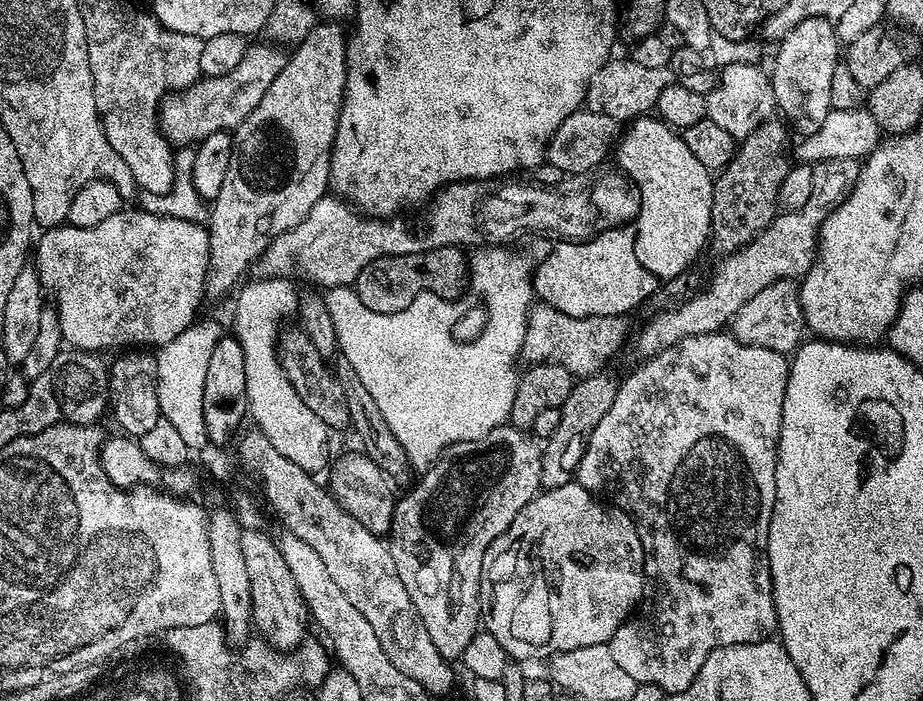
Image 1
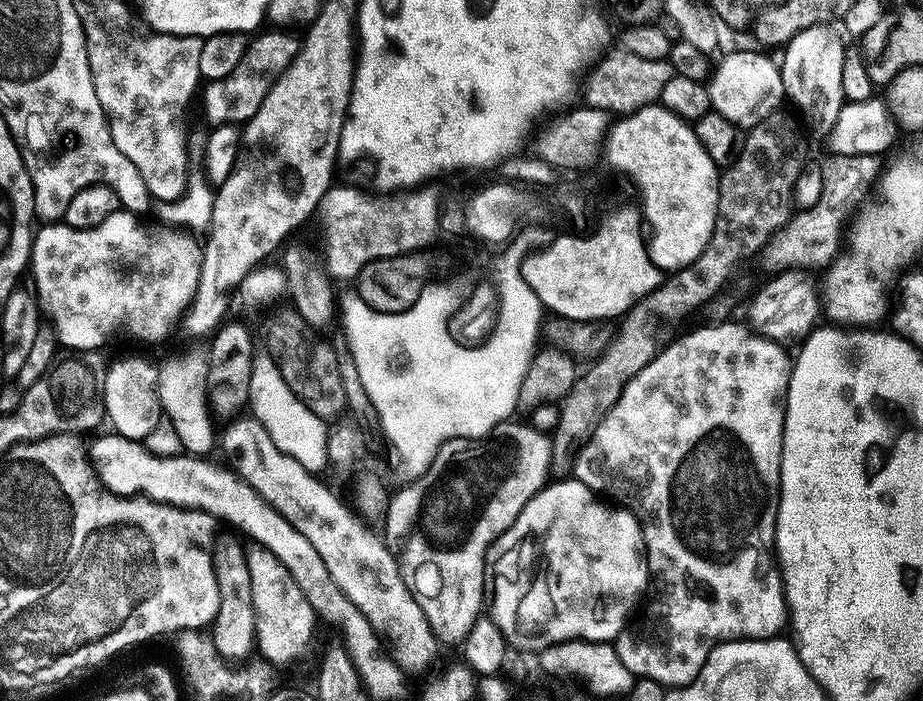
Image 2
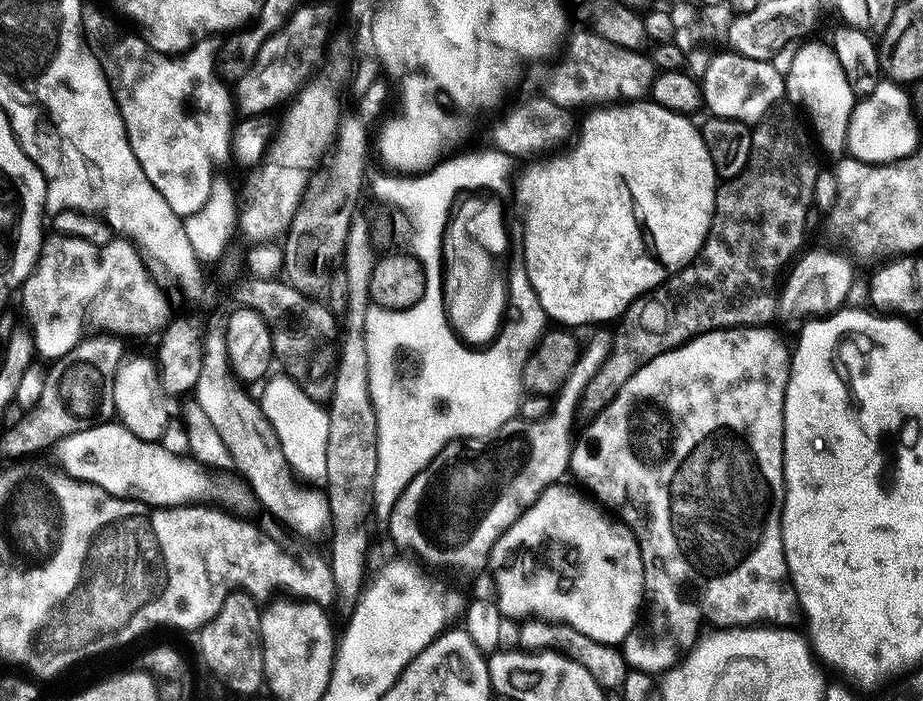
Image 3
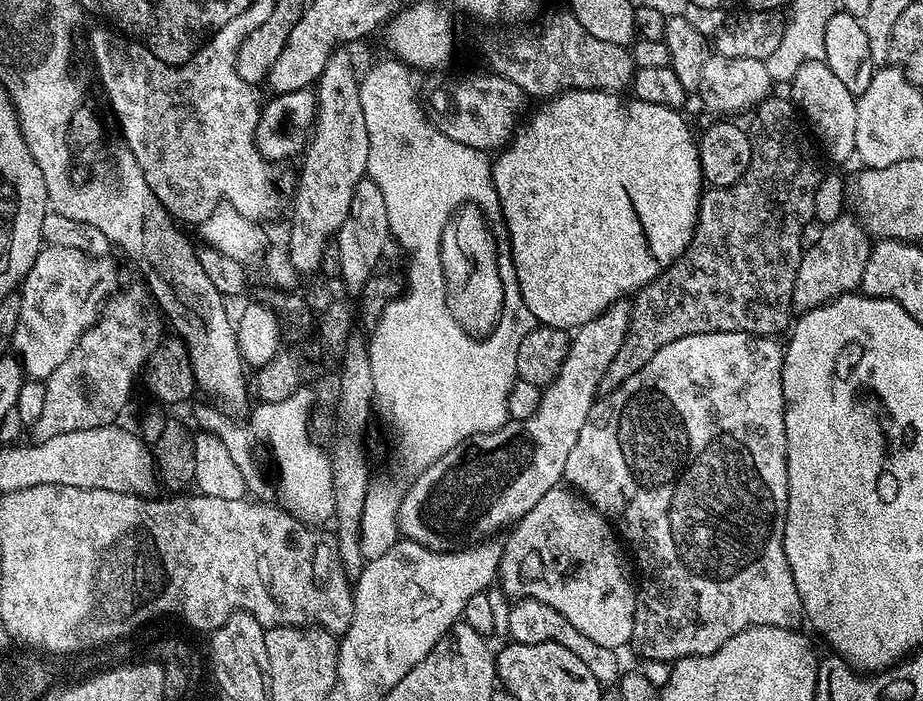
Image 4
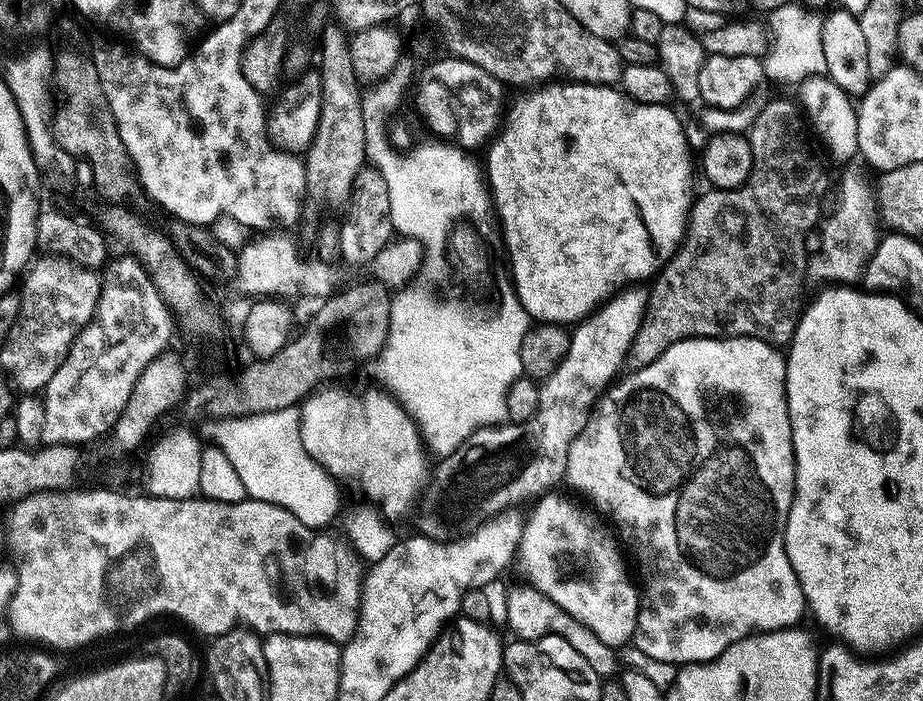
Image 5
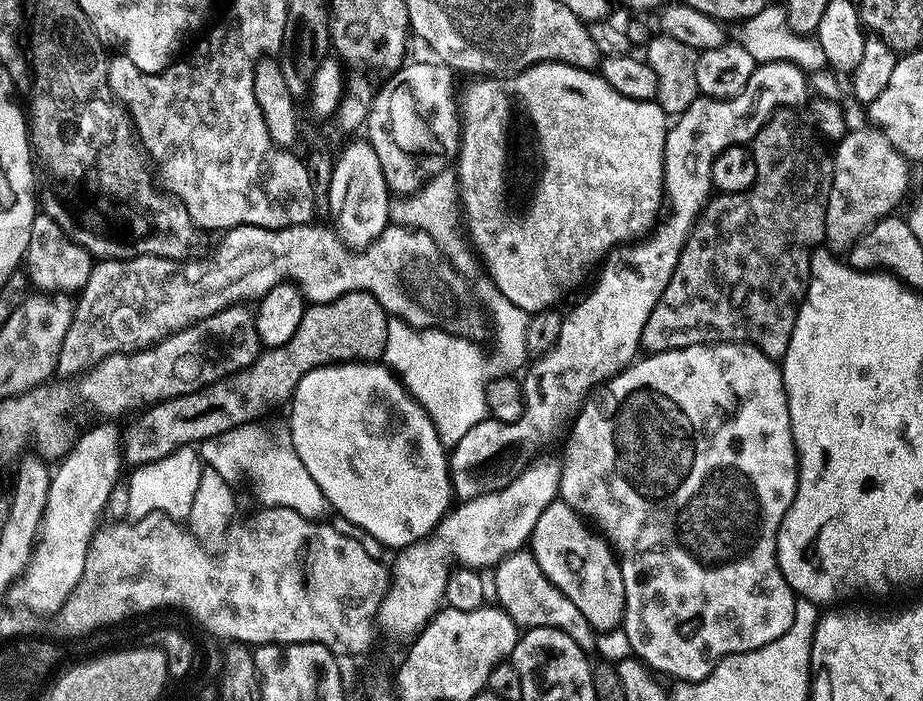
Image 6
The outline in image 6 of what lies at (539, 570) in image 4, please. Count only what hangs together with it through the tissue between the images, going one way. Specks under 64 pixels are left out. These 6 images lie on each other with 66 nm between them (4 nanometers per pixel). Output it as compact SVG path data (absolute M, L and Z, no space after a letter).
M557 498L552 501L550 506L546 506L546 510L542 510L542 518L538 518L532 531L530 551L538 562L542 574L546 574L549 582L558 586L558 590L562 590L562 594L566 594L566 598L570 598L570 602L574 602L574 606L578 606L578 610L582 610L586 622L597 633L612 632L615 628L617 631L623 625L626 594L624 593L620 561L612 545L599 531L589 527L585 517L574 511L569 504Z

